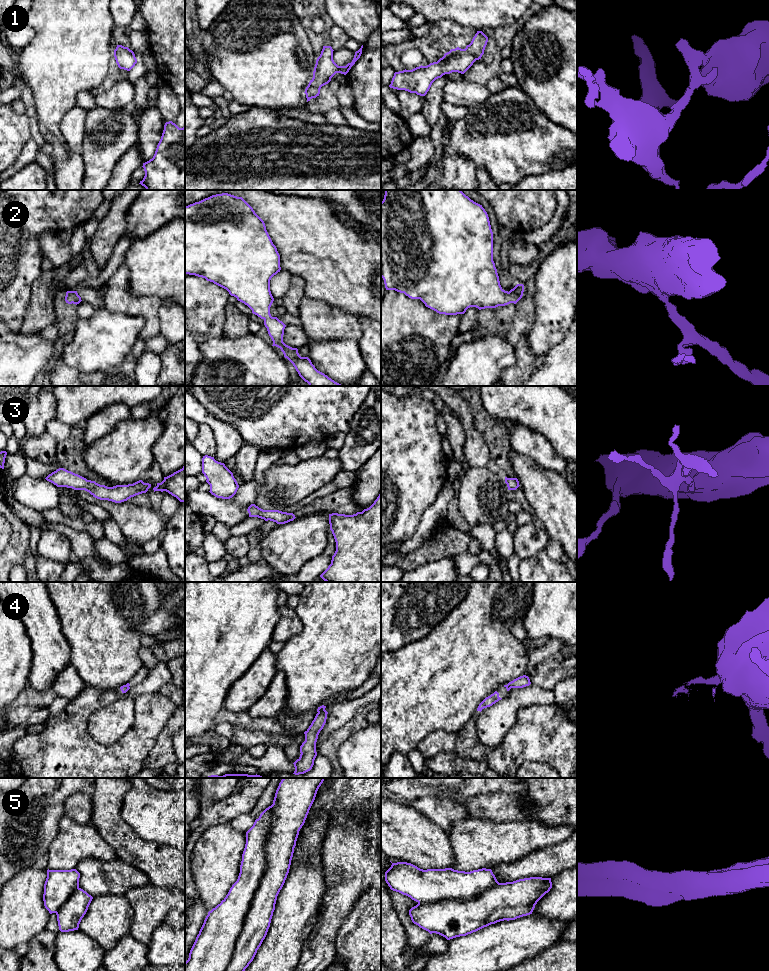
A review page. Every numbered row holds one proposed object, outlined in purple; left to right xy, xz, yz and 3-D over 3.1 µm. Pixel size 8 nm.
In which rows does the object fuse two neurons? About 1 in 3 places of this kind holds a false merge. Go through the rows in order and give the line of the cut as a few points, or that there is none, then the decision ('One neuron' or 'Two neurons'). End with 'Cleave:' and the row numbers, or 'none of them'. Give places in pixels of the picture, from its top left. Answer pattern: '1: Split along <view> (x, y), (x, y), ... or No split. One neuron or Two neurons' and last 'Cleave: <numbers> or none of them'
1: No split. One neuron
2: No split. One neuron
3: No split. One neuron
4: Split along xz (324, 708), (318, 712). Two neurons
5: Split along xz (272, 805), (265, 871), (224, 970). Two neurons
Cleave: 4, 5

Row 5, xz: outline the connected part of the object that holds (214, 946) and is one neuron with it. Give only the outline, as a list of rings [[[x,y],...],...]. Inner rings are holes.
[[[273,806],[266,808],[246,832],[240,873],[226,897],[208,912],[185,962],[185,971],[225,971],[233,956],[235,944],[251,907],[252,899],[266,869],[266,839],[273,823]]]

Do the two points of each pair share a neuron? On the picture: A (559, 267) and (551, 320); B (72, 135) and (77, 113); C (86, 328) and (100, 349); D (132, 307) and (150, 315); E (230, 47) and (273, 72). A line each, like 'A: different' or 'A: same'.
A: same
B: same
C: same
D: same
E: same

